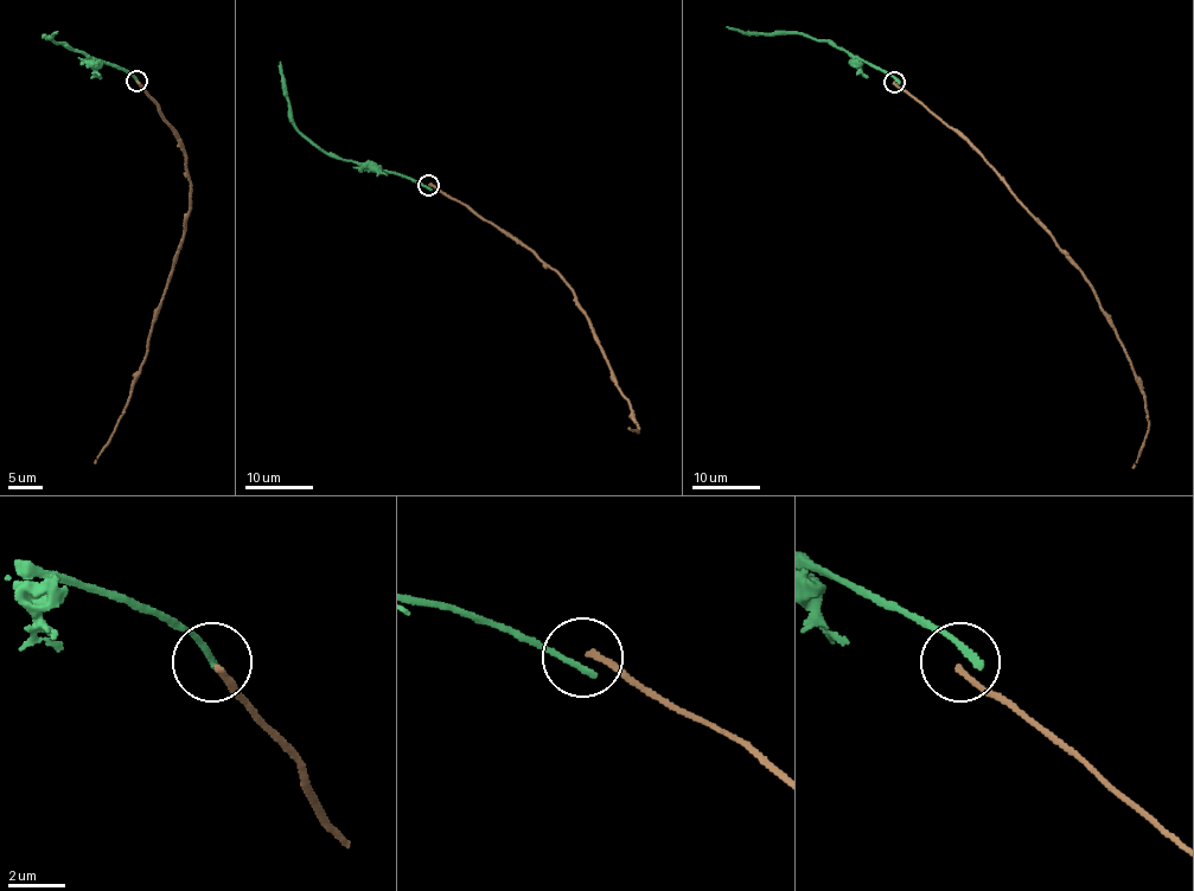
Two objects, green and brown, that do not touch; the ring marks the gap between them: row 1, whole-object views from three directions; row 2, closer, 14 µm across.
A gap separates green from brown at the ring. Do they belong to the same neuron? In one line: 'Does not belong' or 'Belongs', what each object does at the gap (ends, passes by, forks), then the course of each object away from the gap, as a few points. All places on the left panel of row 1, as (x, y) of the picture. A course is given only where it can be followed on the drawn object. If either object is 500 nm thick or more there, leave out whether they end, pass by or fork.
Does not belong. At the ring green ends. At the ring brown ends. Course of green: (136, 81), (120, 66), (88, 61), (82, 52), (44, 37), (51, 37), (58, 31). Course of brown: (136, 82), (155, 102), (184, 153), (191, 193), (190, 210), (152, 324), (146, 356), (110, 441), (95, 462)

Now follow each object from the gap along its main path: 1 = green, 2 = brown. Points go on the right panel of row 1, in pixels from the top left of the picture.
1: (895, 81), (878, 66), (798, 33), (751, 33), (727, 26)
2: (893, 82), (983, 156), (1091, 287), (1143, 393), (1148, 425), (1144, 446), (1132, 467)

